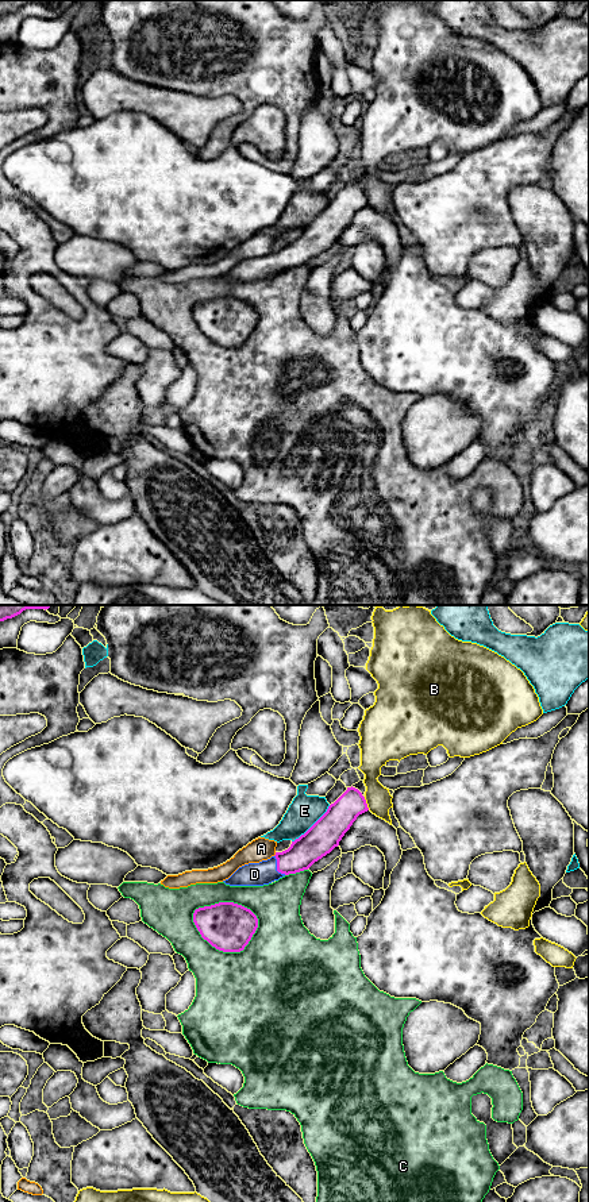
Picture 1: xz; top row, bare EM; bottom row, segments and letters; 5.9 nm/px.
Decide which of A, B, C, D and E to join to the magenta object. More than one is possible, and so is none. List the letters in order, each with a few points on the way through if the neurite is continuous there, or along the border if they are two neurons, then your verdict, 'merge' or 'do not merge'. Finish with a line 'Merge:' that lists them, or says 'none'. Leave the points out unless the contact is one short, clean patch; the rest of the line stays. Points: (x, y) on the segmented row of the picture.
A: do not merge
B: do not merge
C: do not merge
D: runs through xz (312, 846), (297, 858), (277, 867), (254, 874); merge
E: do not merge
Merge: D

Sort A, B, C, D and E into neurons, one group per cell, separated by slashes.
A / B / C / D / E

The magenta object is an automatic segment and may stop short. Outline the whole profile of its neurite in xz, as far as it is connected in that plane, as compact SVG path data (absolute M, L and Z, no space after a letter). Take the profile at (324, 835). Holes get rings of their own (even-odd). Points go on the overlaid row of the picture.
M353 786L347 787L288 850L276 852L267 860L245 864L223 882L230 886L263 886L285 875L308 870L338 847L357 817L367 810L362 793Z

